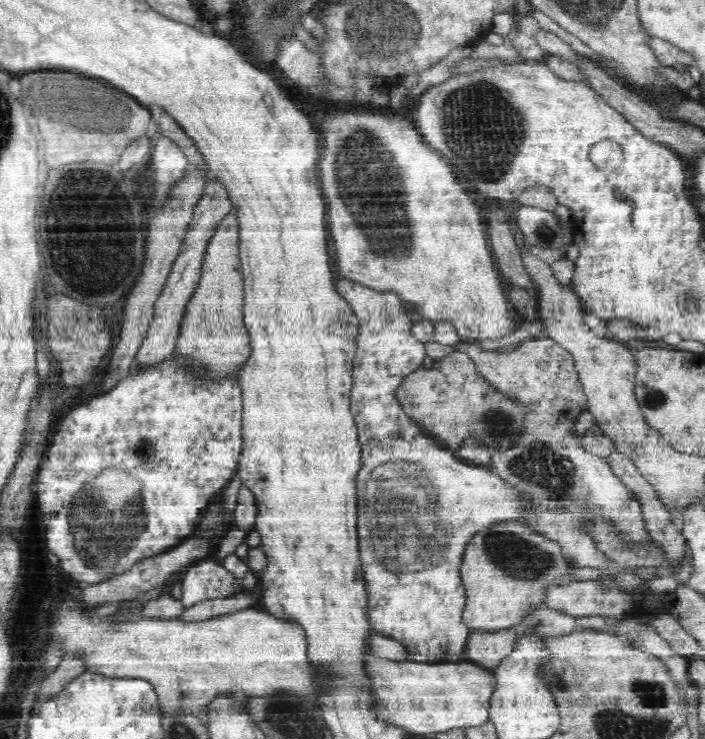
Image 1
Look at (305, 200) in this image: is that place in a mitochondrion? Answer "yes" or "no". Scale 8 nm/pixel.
no

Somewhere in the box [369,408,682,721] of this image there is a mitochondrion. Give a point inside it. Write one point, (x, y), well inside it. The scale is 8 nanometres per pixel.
(552, 475)

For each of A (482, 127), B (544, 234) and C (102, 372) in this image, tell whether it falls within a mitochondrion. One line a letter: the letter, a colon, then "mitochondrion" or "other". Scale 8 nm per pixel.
A: mitochondrion
B: mitochondrion
C: other

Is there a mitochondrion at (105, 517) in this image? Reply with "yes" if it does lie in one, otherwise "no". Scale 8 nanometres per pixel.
yes

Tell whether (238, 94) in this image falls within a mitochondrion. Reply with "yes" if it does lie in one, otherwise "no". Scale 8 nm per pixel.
no

